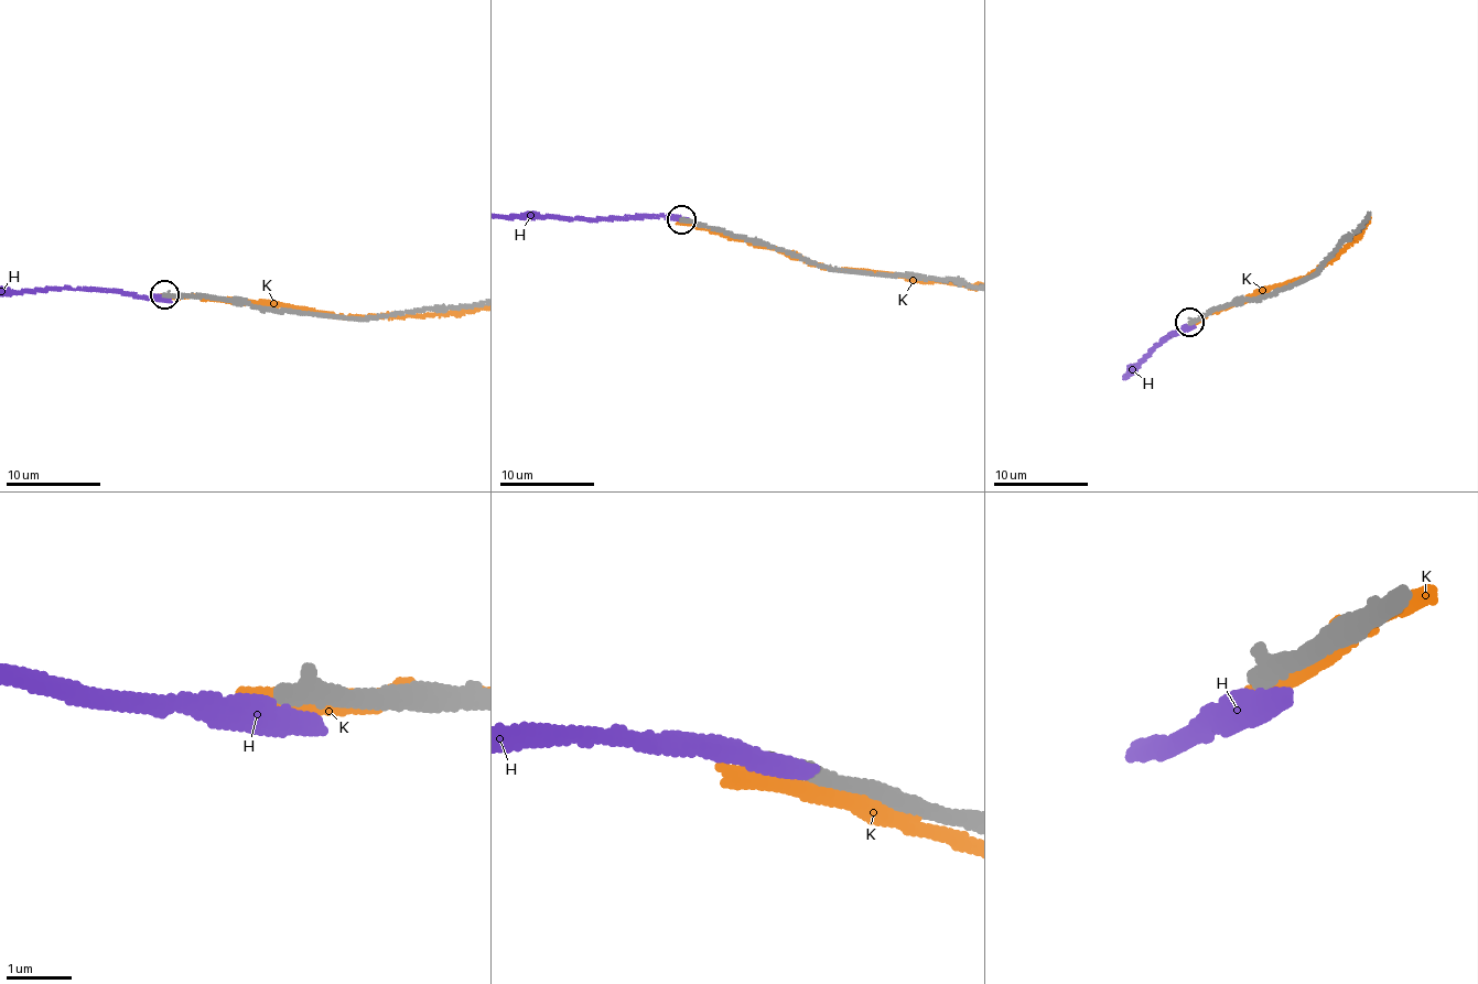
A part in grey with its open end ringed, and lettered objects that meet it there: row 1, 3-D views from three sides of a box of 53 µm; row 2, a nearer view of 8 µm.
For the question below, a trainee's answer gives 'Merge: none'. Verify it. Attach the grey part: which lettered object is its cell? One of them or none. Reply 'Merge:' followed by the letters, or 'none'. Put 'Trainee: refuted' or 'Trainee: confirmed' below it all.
Merge: none
Trainee: confirmed

